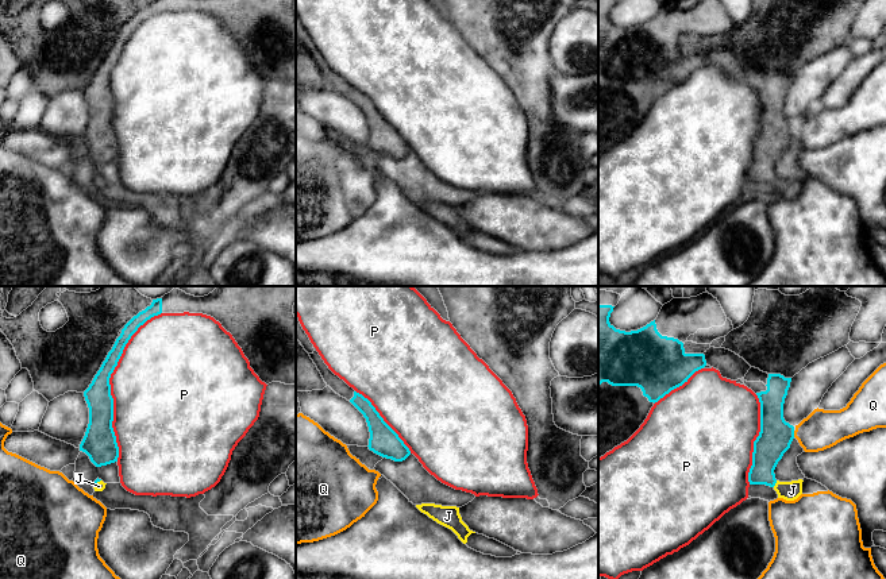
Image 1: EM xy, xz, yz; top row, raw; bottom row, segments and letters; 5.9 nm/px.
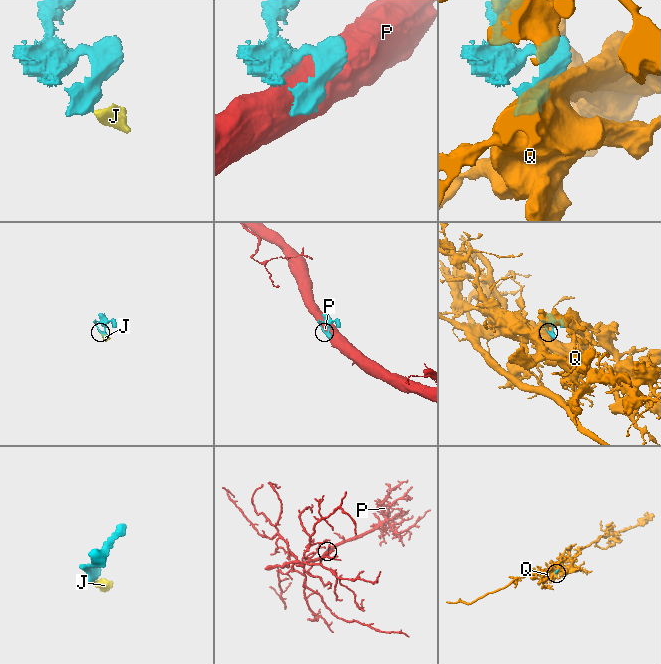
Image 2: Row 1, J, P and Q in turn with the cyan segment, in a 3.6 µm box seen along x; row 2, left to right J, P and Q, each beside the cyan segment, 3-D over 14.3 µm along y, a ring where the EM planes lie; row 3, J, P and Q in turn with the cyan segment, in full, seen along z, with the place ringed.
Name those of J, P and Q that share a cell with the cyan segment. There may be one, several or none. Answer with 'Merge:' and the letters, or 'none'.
Merge: J

